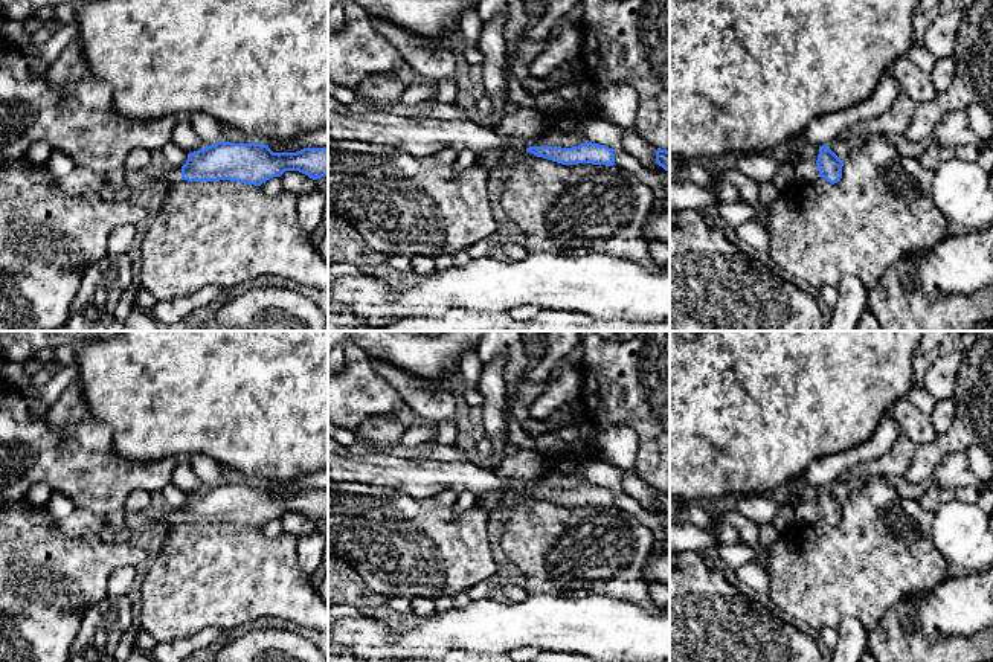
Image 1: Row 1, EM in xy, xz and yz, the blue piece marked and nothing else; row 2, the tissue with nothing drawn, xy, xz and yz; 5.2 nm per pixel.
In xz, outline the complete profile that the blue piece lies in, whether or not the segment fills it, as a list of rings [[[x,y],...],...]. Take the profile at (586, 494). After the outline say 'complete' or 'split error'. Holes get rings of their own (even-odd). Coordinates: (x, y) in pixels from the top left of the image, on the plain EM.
[[[586,484],[572,490],[561,488],[529,488],[526,494],[531,494],[537,499],[549,500],[561,506],[578,506],[578,505],[592,505],[592,506],[615,506],[615,494],[612,490],[599,485]]]; complete

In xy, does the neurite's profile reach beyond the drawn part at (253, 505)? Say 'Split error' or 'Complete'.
Split error

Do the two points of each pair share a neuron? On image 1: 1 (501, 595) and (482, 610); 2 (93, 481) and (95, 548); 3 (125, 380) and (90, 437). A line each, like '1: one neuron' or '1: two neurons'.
1: two neurons
2: two neurons
3: two neurons

